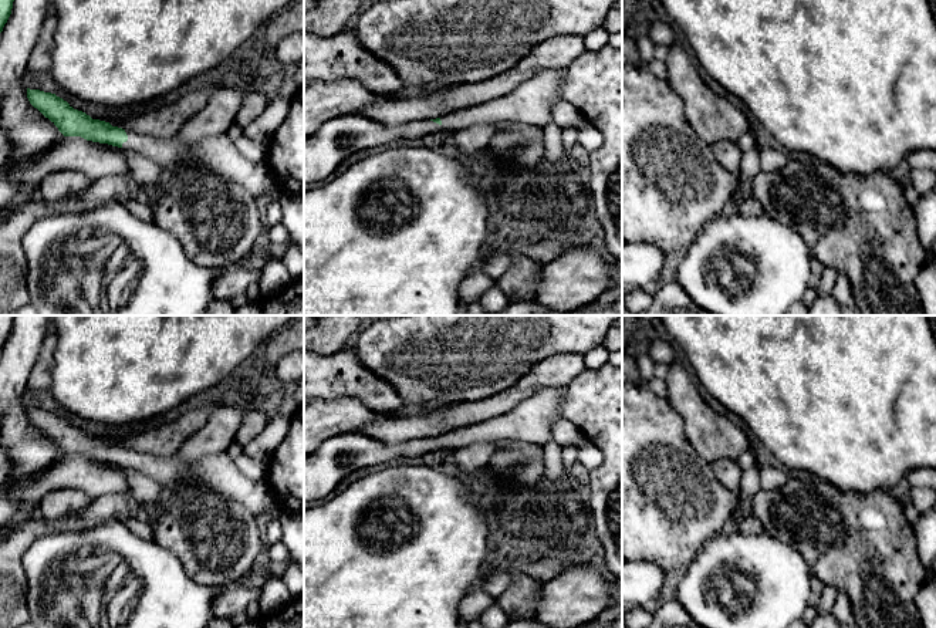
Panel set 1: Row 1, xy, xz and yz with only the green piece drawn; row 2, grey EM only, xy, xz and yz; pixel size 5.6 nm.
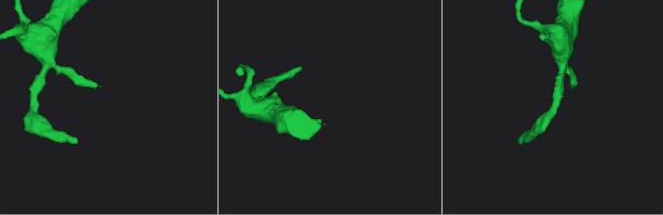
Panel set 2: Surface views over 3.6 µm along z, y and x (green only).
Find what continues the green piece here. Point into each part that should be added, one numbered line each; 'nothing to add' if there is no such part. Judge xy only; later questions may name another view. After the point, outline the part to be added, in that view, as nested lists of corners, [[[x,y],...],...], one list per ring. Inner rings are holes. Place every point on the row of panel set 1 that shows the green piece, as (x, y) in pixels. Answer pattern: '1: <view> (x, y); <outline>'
1: xy (218, 154); [[[125,131],[128,141],[124,149],[135,151],[165,169],[186,168],[190,163],[241,186],[254,197],[267,192],[281,195],[267,163],[244,158],[227,134],[203,138],[196,144],[183,144],[173,138],[153,138]]]

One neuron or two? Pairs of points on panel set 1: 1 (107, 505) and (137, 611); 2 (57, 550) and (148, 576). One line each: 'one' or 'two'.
1: two
2: one

